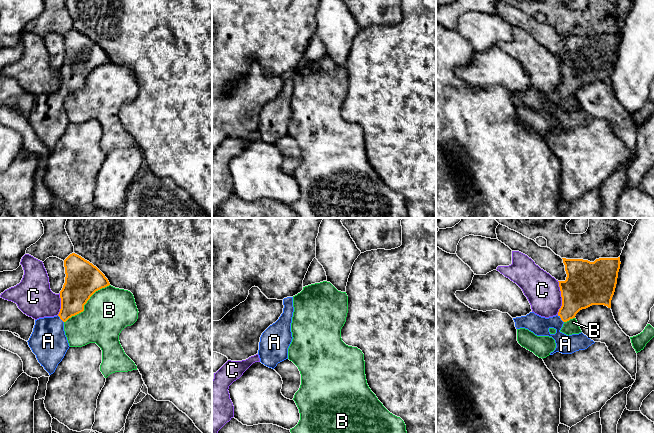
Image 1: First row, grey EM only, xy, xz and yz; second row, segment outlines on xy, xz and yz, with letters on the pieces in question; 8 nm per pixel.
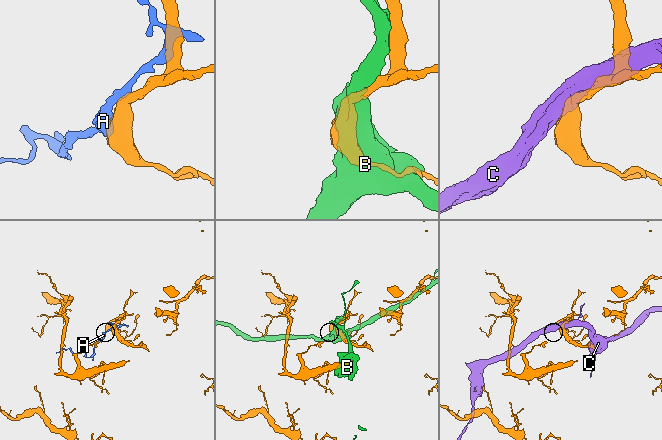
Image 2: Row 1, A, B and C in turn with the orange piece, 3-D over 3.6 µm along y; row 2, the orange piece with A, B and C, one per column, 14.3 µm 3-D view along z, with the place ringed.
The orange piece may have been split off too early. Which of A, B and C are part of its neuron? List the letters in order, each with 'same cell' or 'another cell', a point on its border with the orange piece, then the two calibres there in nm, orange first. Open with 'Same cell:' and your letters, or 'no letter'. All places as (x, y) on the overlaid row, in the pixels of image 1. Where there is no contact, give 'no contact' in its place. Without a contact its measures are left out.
Same cell: A
A: same cell; meets orange in yz at (561, 319); 260 nm thick on the orange side, 150 nm on the other
B: another cell; meets orange in xy at (85, 303); 280 nm thick on the orange side, 380 nm on the other
C: another cell; meets orange in yz at (562, 298); 360 nm thick on the orange side, 280 nm on the other

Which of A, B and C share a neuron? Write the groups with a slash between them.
A / B / C

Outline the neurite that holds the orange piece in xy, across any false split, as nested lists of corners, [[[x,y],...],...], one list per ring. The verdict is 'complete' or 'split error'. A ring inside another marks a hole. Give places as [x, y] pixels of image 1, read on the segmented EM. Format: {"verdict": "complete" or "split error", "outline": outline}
{"verdict": "split error", "outline": [[[75,253],[64,260],[64,267],[66,277],[60,291],[60,312],[54,317],[35,320],[33,332],[27,341],[49,375],[55,372],[70,347],[64,323],[83,312],[84,305],[96,291],[110,285],[96,266]]]}

